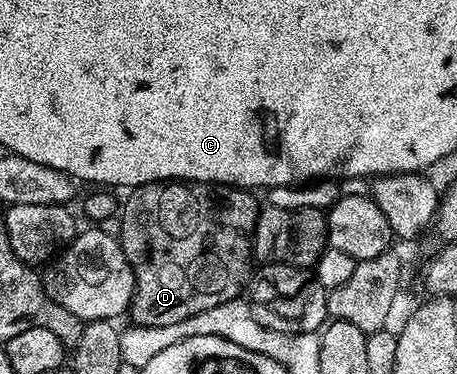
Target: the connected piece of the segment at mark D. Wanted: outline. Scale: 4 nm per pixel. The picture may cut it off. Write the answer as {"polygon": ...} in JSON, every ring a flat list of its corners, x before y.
{"polygon":[[160,181,158,183,143,183,130,192,131,195,121,207,119,219,118,241,135,275,135,292,131,298,129,319,136,327,149,325,175,325,177,321,185,321,197,313,205,313,205,309,213,309,213,305,225,305,229,301,240,298,248,286,253,274,253,240,255,238,255,223,259,219,261,203,255,200,256,192,246,187,224,185,222,183,192,183,190,181]]}

